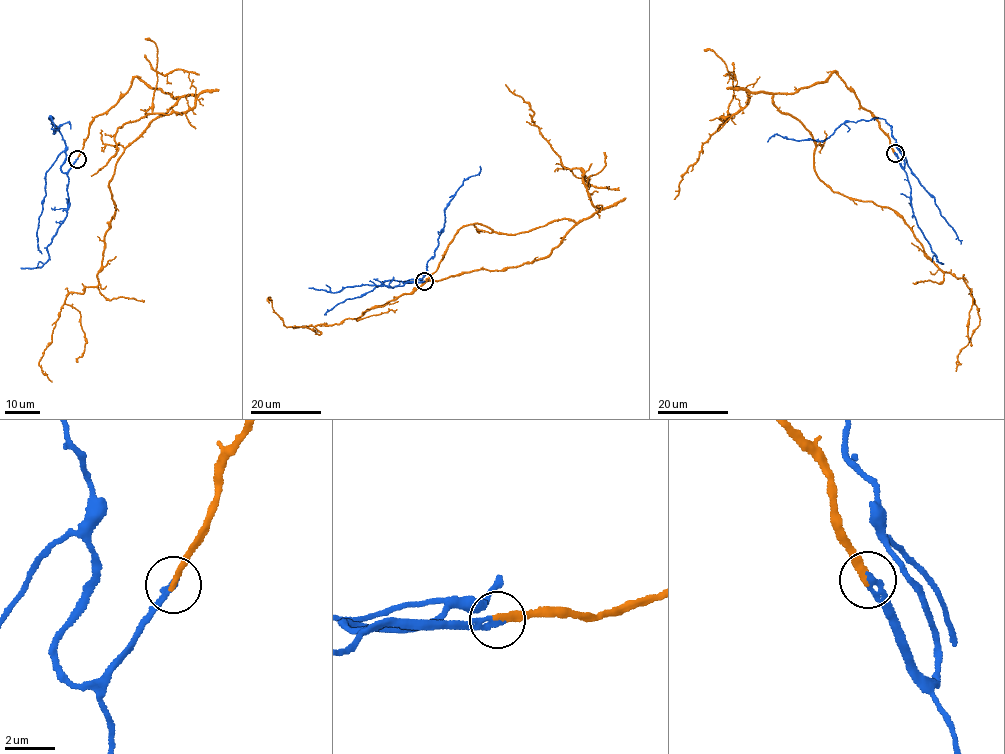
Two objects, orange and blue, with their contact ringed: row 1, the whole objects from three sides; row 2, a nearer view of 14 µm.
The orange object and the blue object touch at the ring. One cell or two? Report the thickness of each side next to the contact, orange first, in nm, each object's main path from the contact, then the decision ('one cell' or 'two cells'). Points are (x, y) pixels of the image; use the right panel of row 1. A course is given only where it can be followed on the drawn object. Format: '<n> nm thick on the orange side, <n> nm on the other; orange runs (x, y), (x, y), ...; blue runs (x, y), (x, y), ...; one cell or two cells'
280 nm thick on the orange side, 280 nm on the other; orange runs (895, 153), (835, 71), (774, 95), (812, 135), (820, 180), (888, 206), (964, 278), (979, 326), (956, 371); blue runs (895, 153), (904, 168), (891, 127), (881, 118), (845, 122), (822, 140), (788, 139), (776, 134), (767, 141); one cell

